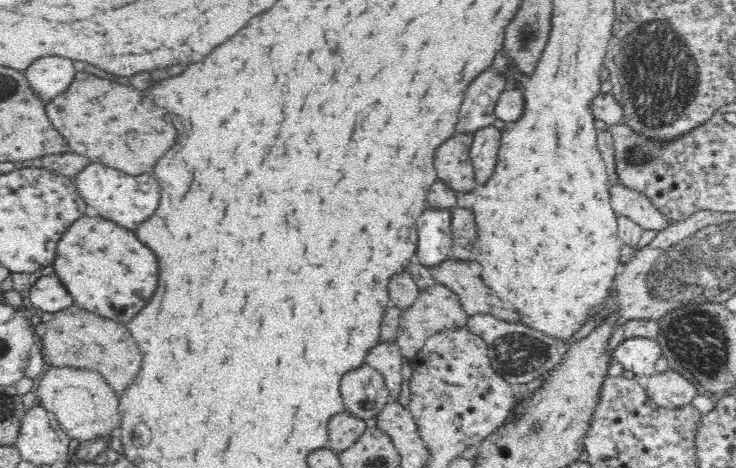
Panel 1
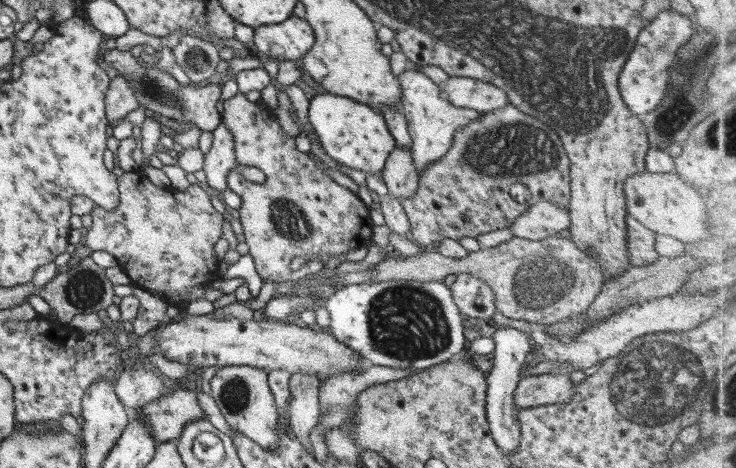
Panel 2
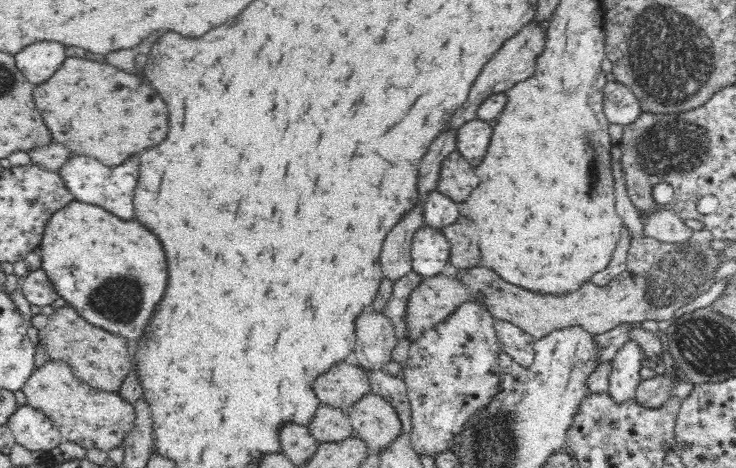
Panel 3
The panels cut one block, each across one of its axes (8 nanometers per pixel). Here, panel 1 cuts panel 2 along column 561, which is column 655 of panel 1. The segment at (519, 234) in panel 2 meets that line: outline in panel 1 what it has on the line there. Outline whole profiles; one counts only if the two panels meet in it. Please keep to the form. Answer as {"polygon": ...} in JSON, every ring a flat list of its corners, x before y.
{"polygon":[[613,183,609,187,609,199,617,214,632,219,644,230,661,231,665,229,666,217,656,208,651,200,640,191]]}

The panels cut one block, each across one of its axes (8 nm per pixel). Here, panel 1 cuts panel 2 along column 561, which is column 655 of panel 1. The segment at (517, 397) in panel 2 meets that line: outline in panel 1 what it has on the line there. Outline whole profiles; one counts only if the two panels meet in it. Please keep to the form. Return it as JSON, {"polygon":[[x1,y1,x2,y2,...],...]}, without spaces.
{"polygon":[[677,371,655,372,645,378,646,392,662,409,681,410,698,396,698,389]]}

